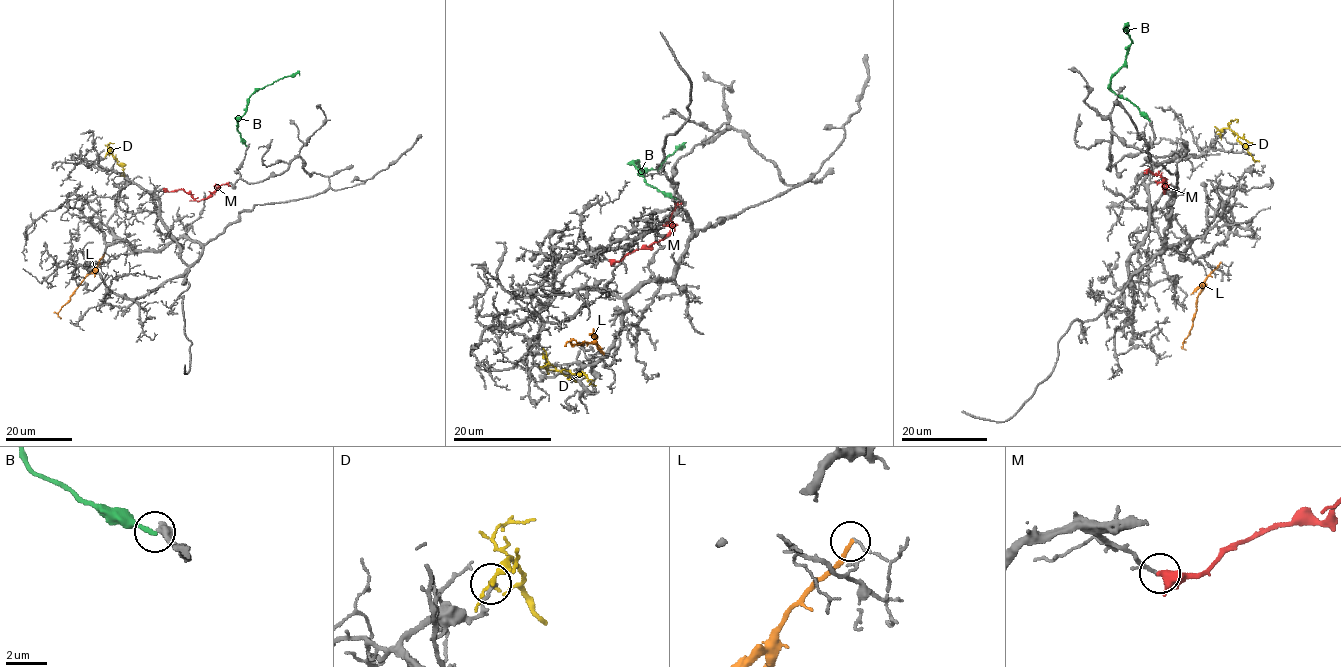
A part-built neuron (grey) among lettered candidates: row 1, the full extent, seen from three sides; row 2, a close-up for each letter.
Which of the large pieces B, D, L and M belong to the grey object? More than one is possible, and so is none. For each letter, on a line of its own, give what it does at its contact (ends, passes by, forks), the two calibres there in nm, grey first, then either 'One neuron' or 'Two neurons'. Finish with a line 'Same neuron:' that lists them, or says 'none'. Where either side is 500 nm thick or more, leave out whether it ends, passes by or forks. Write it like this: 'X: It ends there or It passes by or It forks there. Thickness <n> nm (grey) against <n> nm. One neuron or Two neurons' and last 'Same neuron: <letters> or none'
B: Thickness 550 nm (grey) against 220 nm. Two neurons
D: It passes by. Thickness 140 nm (grey) against 200 nm. Two neurons
L: It ends there. Thickness 120 nm (grey) against 190 nm. Two neurons
M: Thickness 190 nm (grey) against 600 nm. Two neurons
Same neuron: none

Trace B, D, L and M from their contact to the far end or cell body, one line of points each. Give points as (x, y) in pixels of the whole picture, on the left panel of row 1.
B: (246, 146), (237, 129), (237, 120), (251, 95), (283, 77), (298, 73), (299, 75)
D: (107, 153), (110, 149), (125, 176)
L: (105, 253), (62, 307), (58, 313), (61, 318)
M: (163, 189), (183, 190), (200, 200), (218, 186), (226, 183), (230, 186)

